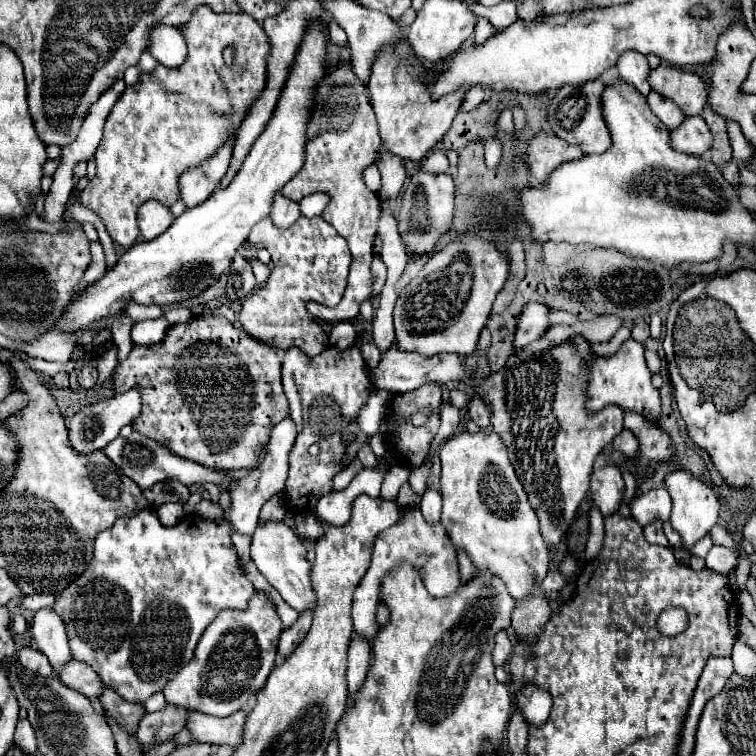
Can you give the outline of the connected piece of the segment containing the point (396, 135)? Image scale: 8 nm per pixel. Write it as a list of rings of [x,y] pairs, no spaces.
[[[399,42],[395,48],[387,48],[377,54],[377,60],[371,68],[371,80],[367,84],[369,98],[377,116],[379,136],[387,152],[419,164],[433,148],[443,140],[455,114],[461,108],[465,92],[453,92],[445,98],[433,102],[425,84],[425,66],[413,56],[407,42]]]

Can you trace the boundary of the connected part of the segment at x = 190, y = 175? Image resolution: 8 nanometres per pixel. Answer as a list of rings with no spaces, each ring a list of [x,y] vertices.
[[[229,140],[211,160],[205,160],[197,168],[189,168],[181,176],[181,200],[187,204],[187,208],[199,206],[199,202],[205,202],[219,186],[221,178],[225,176],[231,160],[235,140]]]

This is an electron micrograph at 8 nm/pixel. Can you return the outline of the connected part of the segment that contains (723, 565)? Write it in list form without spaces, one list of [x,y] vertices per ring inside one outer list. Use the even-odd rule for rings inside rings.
[[[713,546],[709,552],[707,552],[707,558],[705,558],[705,566],[717,574],[723,574],[727,576],[731,570],[737,568],[737,562],[739,562],[739,556],[741,552],[733,550],[733,548],[725,548],[725,546]]]

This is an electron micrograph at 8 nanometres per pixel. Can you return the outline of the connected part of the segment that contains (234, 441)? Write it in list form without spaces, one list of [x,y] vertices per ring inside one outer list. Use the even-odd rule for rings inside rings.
[[[193,316],[183,324],[171,326],[159,344],[133,346],[129,356],[115,366],[111,384],[115,394],[141,386],[141,414],[133,422],[133,428],[139,434],[157,440],[185,460],[223,472],[253,470],[269,442],[271,428],[289,414],[281,386],[279,350],[237,330],[223,316]]]

